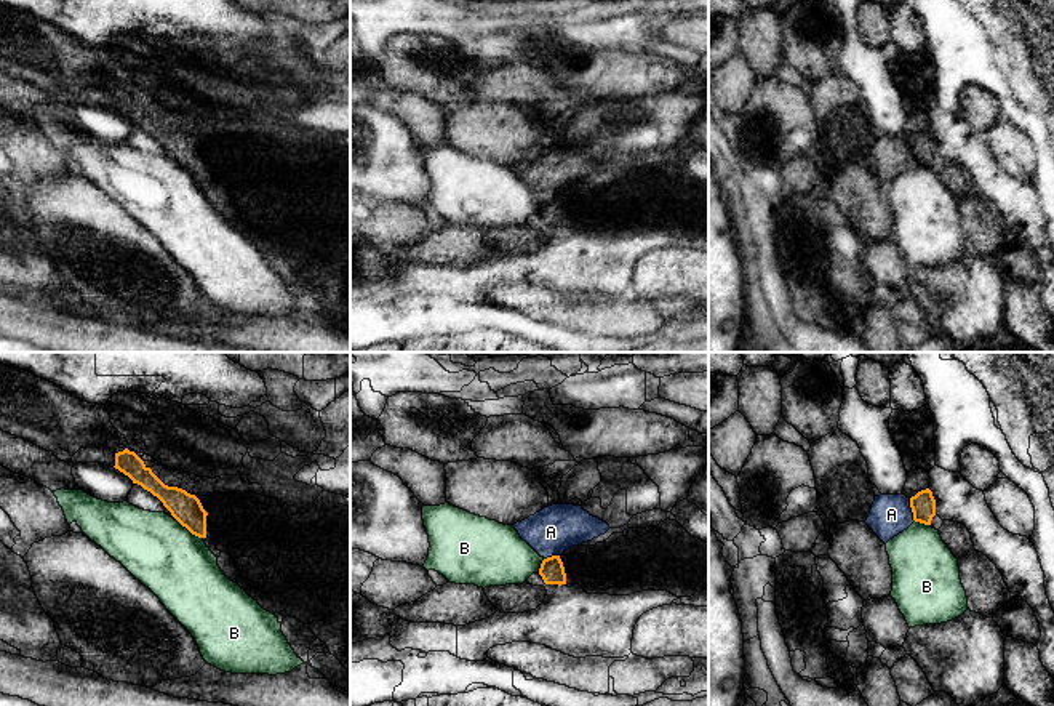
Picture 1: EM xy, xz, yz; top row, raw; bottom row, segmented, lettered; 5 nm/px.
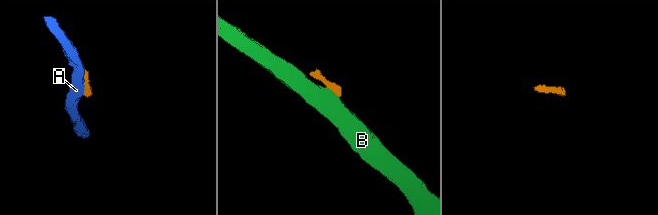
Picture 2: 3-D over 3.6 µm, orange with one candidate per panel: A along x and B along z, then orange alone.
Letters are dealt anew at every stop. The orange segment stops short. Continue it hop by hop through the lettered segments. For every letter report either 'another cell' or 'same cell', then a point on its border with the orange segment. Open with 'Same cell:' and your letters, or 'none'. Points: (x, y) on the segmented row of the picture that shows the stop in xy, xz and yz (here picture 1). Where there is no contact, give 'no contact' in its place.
Same cell: none
A: another cell; contact yz (912, 509)
B: another cell; contact xy (189, 530)

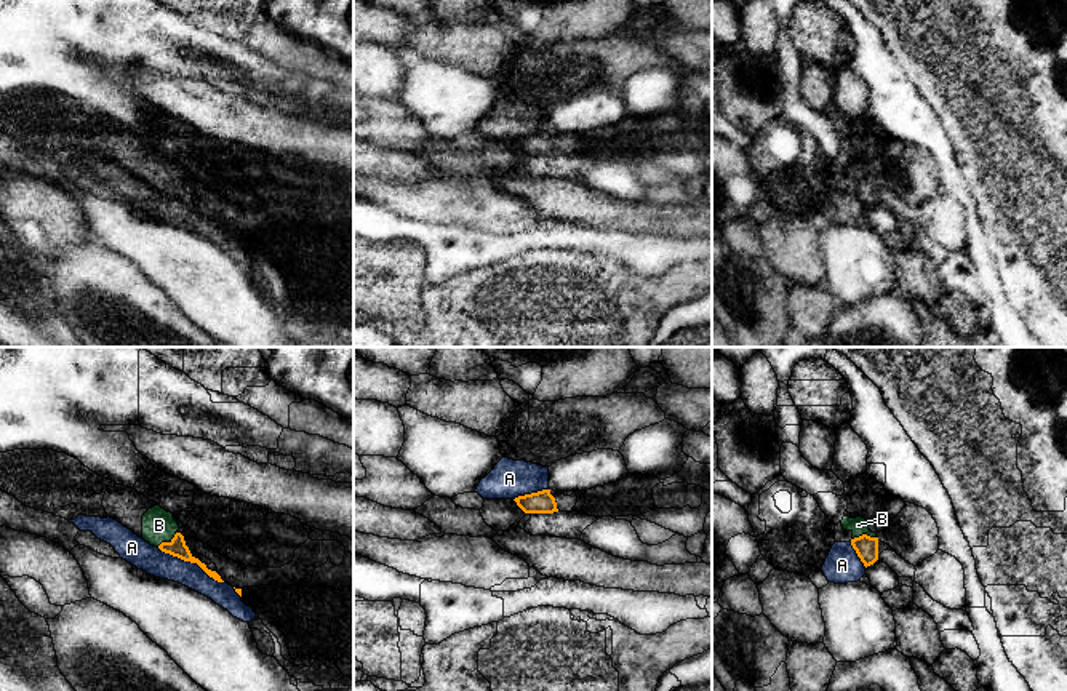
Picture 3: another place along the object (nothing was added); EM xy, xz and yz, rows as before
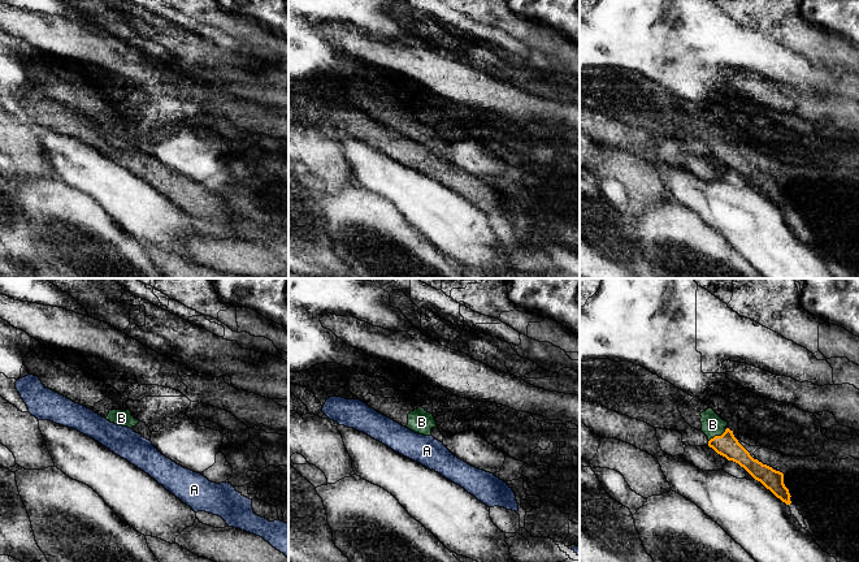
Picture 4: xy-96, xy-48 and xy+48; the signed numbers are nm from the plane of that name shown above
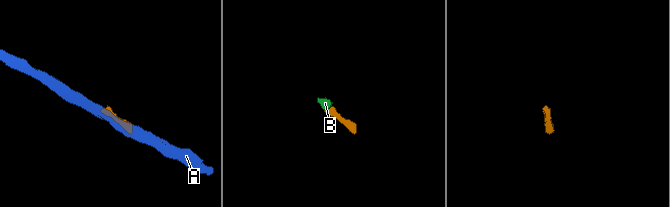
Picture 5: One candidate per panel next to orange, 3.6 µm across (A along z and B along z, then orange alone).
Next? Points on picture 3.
Same cell: B
A: another cell; contact xy (191, 562)
B: same cell; contact yz (864, 535)

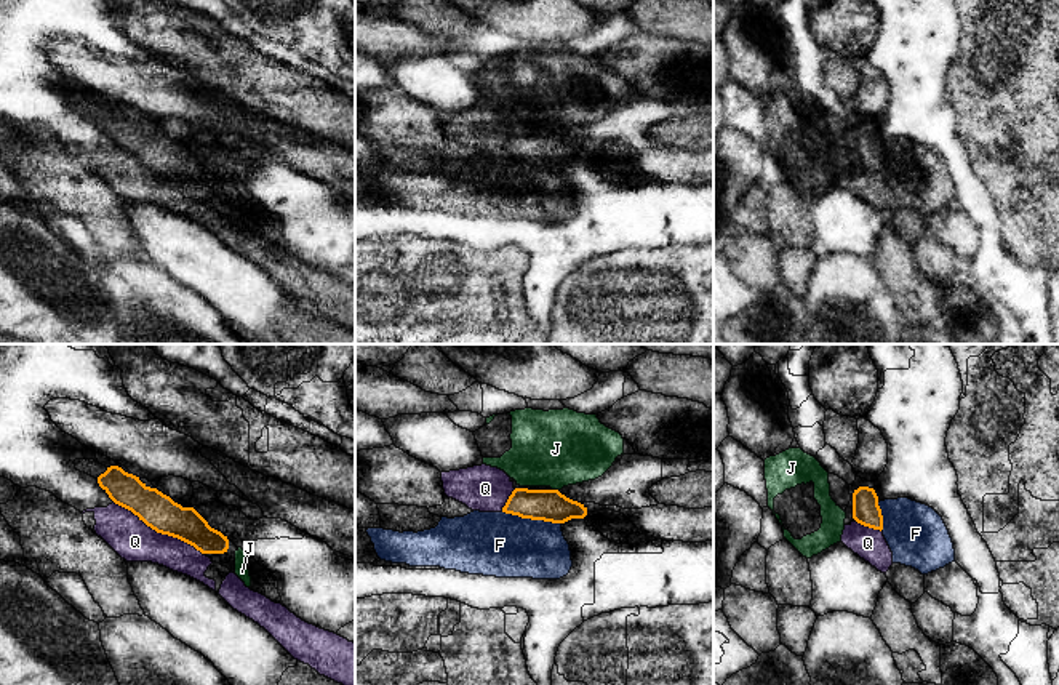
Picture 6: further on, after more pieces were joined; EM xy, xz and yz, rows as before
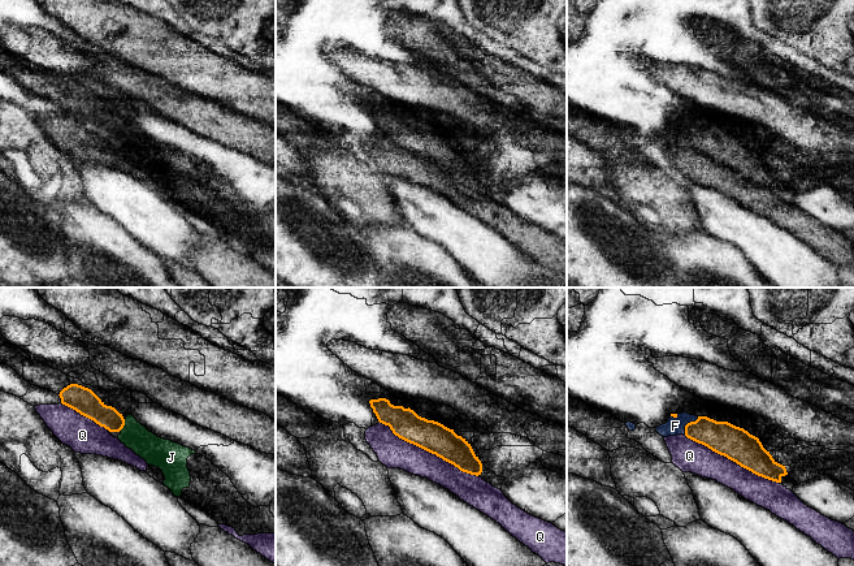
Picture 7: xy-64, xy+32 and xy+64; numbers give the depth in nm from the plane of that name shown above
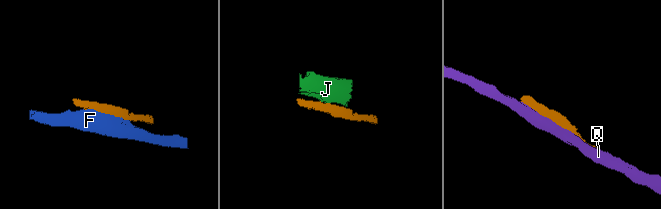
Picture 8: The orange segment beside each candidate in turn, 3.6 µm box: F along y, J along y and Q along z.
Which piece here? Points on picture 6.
Same cell: none
F: another cell; contact xz (531, 519)
J: another cell; contact xz (555, 490)
Q: another cell; contact xy (159, 532)

